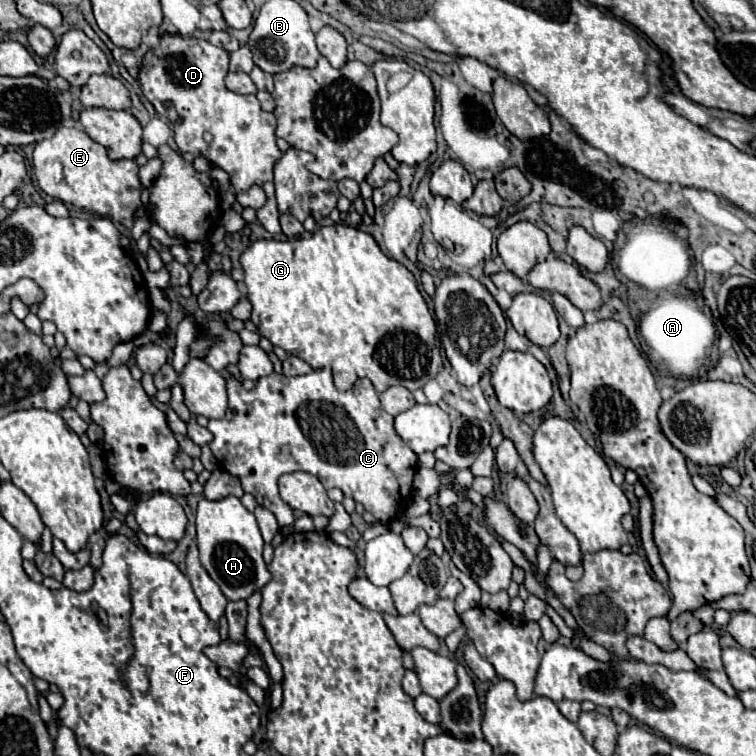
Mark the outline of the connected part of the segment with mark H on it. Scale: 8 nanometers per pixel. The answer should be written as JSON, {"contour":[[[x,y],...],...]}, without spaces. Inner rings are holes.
{"contour":[[[233,495],[219,501],[209,501],[209,499],[199,501],[197,547],[199,547],[201,565],[229,601],[247,599],[271,581],[271,573],[267,571],[267,565],[263,561],[263,537],[257,519]]]}

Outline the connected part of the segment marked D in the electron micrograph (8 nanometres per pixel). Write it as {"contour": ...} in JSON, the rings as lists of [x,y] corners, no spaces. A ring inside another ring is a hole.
{"contour":[[[163,35],[157,49],[151,49],[139,73],[139,83],[143,87],[143,95],[153,103],[159,115],[167,117],[173,123],[175,141],[181,153],[189,151],[195,157],[205,157],[209,163],[221,167],[235,191],[245,191],[253,185],[263,185],[273,181],[273,167],[281,159],[281,151],[275,143],[277,121],[273,113],[265,113],[255,95],[239,95],[225,87],[223,79],[229,67],[229,53],[225,49],[217,49],[209,41],[201,39],[185,39],[179,35]]]}

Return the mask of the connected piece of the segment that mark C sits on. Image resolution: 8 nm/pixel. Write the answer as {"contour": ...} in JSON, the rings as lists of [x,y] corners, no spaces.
{"contour":[[[329,367],[317,369],[317,371],[309,373],[309,375],[299,375],[299,377],[285,377],[285,375],[271,373],[271,375],[267,375],[267,377],[261,377],[261,379],[257,381],[257,385],[255,385],[251,391],[243,389],[243,385],[241,385],[233,375],[227,377],[227,381],[229,381],[229,409],[227,409],[227,415],[225,415],[223,419],[219,419],[219,421],[217,421],[217,419],[211,419],[211,421],[209,421],[207,429],[213,433],[213,441],[209,443],[209,447],[211,447],[213,455],[215,455],[215,459],[221,463],[221,467],[223,467],[225,471],[229,471],[231,475],[239,477],[239,481],[241,481],[245,493],[253,495],[259,505],[263,505],[265,509],[269,509],[269,511],[277,517],[279,527],[293,525],[293,521],[295,521],[293,509],[281,501],[279,491],[277,491],[277,481],[279,481],[279,477],[281,477],[283,473],[293,473],[293,471],[305,471],[305,473],[315,475],[315,477],[323,483],[325,489],[339,487],[339,489],[345,493],[345,497],[351,497],[353,501],[363,503],[363,507],[365,507],[369,513],[373,513],[375,519],[377,519],[379,523],[383,523],[383,525],[389,525],[393,519],[397,519],[397,517],[407,509],[407,503],[409,503],[409,499],[411,499],[411,481],[413,481],[413,475],[415,475],[415,471],[417,471],[417,455],[415,455],[415,453],[403,443],[403,439],[395,433],[395,429],[393,429],[393,417],[381,407],[379,395],[377,395],[377,391],[375,391],[375,387],[373,387],[373,383],[371,383],[369,379],[359,379],[359,381],[353,385],[353,389],[351,389],[351,391],[345,391],[345,393],[337,391],[337,387],[333,385],[331,369],[329,369]]]}

